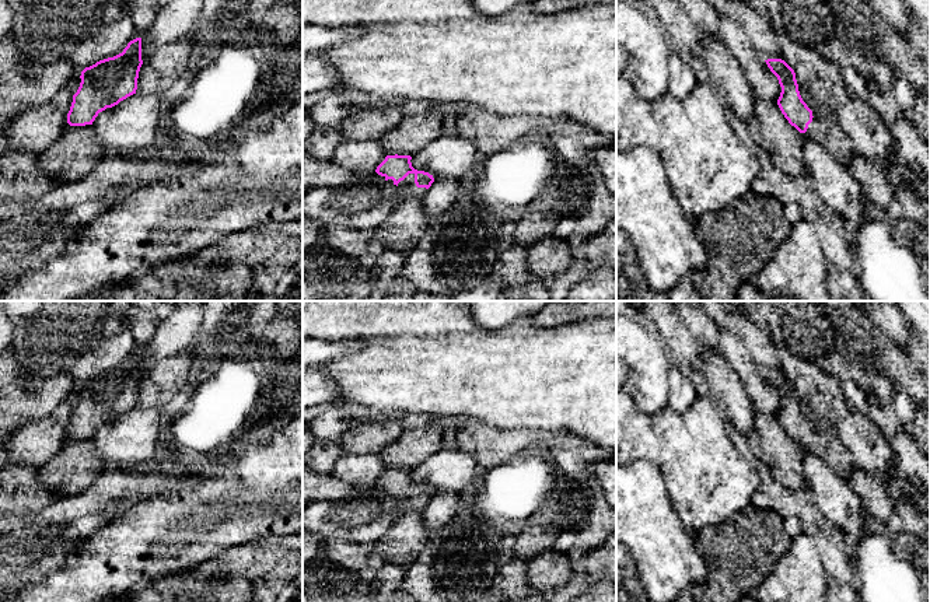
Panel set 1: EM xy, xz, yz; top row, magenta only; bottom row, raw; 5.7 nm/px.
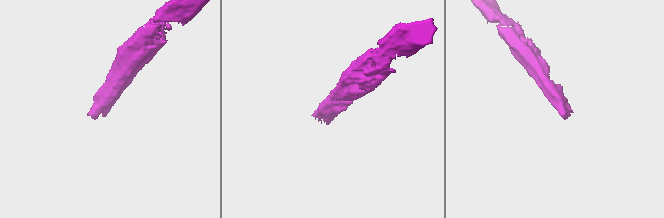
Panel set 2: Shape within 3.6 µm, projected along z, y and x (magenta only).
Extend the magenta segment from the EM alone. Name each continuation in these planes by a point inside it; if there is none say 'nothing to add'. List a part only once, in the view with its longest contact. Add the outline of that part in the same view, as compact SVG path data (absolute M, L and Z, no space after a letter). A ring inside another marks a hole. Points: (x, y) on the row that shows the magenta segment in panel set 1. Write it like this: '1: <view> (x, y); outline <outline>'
1: xz (408, 189); outline M409 174L403 181L401 181L398 189L401 202L422 197L427 190L426 188L416 186L415 174Z

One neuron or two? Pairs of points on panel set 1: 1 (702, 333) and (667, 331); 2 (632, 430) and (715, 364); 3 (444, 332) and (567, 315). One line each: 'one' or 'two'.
1: two
2: two
3: two

